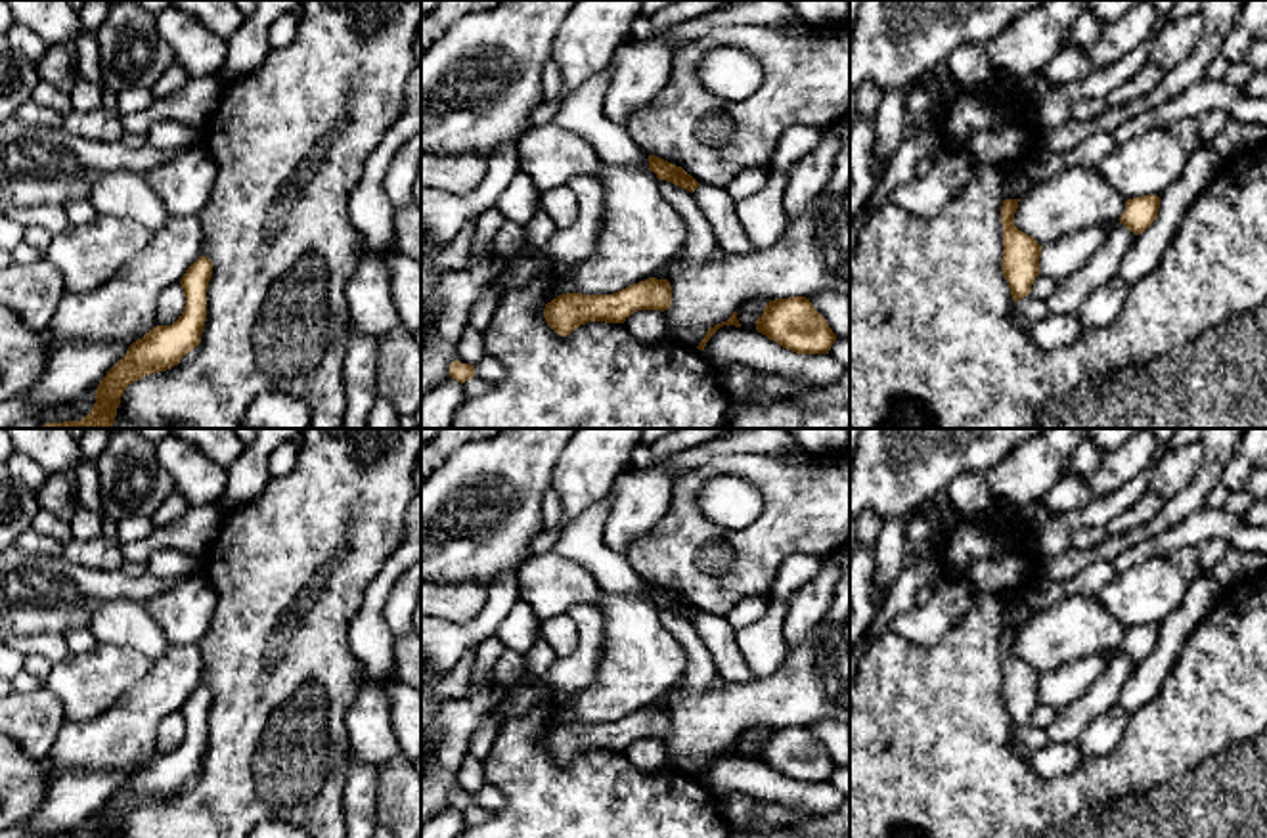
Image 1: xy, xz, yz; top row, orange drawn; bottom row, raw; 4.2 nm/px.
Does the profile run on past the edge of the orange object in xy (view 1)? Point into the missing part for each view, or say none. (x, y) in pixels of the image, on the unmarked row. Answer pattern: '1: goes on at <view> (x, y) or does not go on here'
1: does not go on here

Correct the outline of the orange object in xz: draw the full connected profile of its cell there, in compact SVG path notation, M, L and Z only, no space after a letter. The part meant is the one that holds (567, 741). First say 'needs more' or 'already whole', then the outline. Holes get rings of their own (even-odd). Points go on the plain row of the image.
already whole | M649 706L612 723L563 721L544 737L547 754L561 765L588 750L624 752L637 739L668 739L672 716L668 708Z

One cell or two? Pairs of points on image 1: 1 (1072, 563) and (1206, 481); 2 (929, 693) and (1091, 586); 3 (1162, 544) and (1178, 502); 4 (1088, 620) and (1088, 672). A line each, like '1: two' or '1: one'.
1: one
2: two
3: two
4: two

